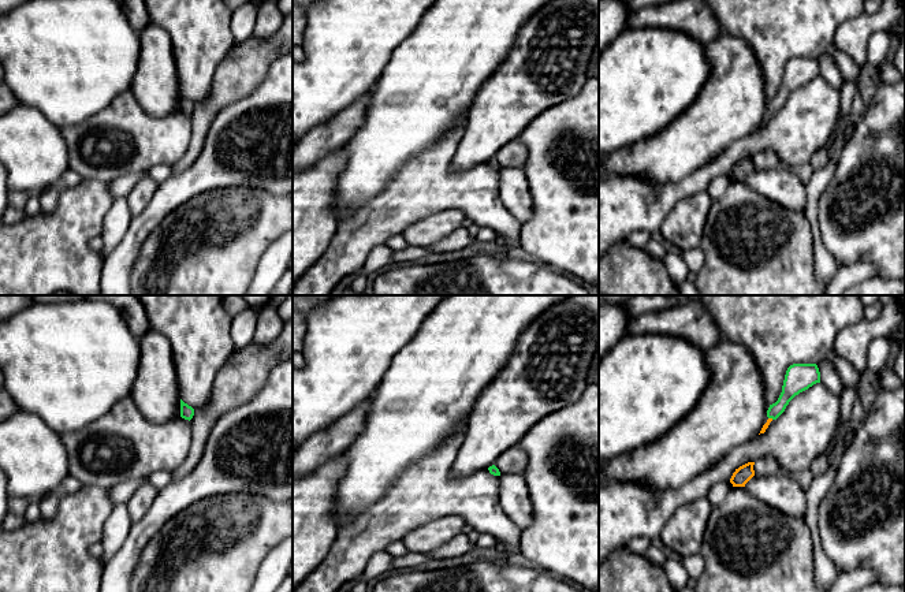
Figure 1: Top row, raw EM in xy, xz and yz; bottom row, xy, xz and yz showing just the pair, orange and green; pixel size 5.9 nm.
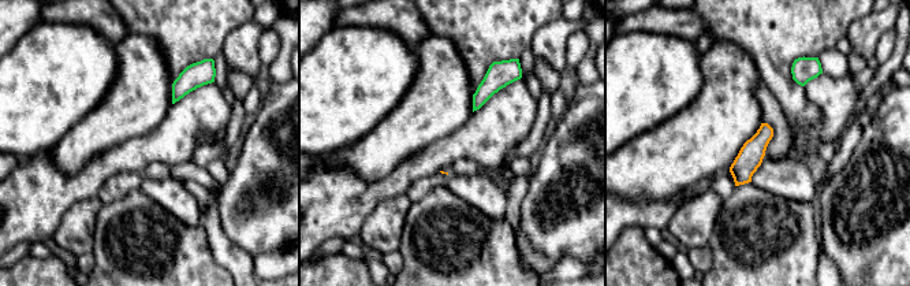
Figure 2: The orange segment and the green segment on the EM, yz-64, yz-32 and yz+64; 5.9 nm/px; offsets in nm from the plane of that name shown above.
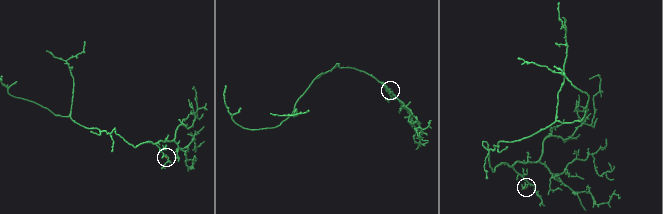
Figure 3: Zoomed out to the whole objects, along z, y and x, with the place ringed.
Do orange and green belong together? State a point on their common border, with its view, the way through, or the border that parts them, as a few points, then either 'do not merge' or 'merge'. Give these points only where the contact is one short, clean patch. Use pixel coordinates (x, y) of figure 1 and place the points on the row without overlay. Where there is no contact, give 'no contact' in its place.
meets orange in yz at (771, 112); runs through yz (766, 119), (771, 112), (794, 77); merge

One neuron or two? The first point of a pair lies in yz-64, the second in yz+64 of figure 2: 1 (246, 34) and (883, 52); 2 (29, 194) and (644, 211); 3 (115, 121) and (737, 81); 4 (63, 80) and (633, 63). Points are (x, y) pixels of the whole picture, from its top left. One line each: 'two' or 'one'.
1: two
2: one
3: one
4: one

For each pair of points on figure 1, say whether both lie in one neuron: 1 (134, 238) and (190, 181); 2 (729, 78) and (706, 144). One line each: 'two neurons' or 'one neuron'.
1: one neuron
2: one neuron

